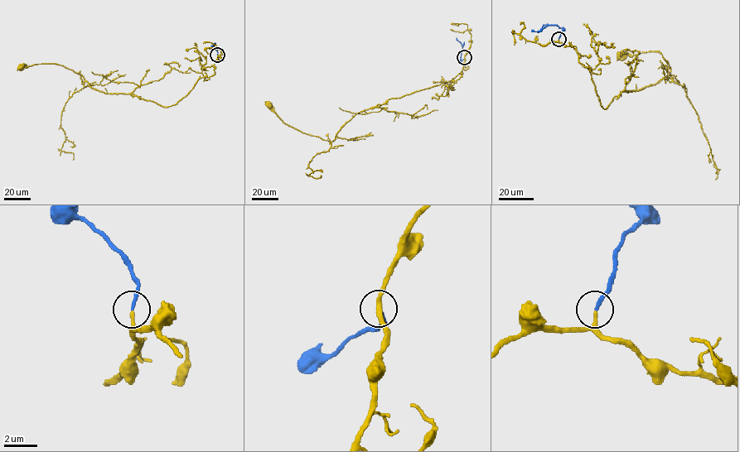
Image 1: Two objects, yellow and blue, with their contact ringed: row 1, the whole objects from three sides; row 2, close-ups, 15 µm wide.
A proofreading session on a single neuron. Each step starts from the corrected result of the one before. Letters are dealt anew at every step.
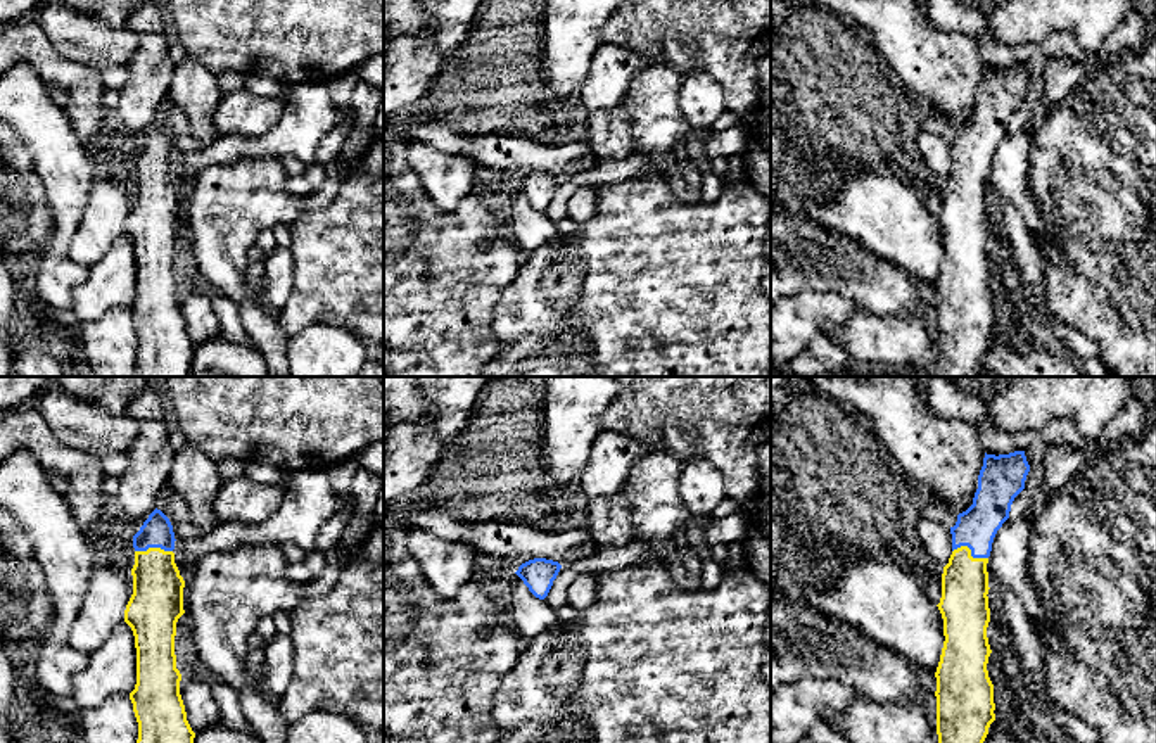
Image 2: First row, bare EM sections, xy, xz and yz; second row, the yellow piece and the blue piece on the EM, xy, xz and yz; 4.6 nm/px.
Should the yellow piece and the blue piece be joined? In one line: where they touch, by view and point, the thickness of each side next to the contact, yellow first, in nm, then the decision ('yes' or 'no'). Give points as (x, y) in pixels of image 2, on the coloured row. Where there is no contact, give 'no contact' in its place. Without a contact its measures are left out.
yz (970, 552) | 220/190 nm | yes

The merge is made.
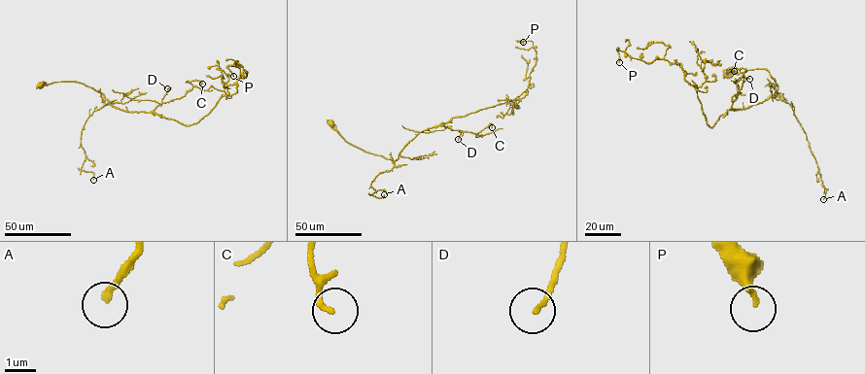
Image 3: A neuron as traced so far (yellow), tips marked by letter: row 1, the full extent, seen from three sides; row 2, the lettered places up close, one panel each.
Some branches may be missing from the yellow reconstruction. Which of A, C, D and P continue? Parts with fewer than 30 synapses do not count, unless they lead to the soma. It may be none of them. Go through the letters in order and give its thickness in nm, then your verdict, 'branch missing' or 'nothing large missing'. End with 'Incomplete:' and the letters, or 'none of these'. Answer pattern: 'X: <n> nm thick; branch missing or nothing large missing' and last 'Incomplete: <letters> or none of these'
A: 220 nm thick; branch missing
C: 190 nm thick; nothing large missing
D: 160 nm thick; nothing large missing
P: 240 nm thick; nothing large missing
Incomplete: A

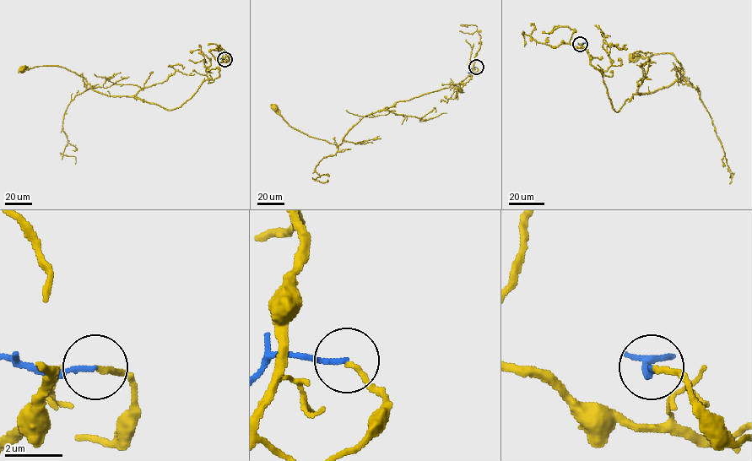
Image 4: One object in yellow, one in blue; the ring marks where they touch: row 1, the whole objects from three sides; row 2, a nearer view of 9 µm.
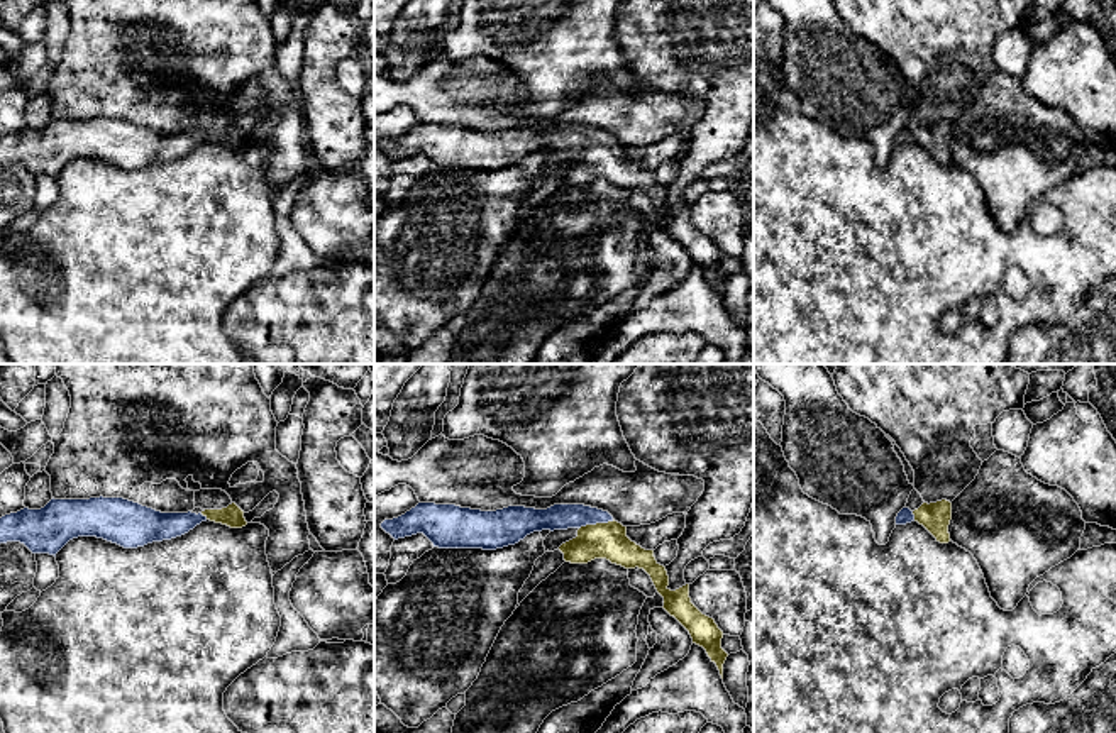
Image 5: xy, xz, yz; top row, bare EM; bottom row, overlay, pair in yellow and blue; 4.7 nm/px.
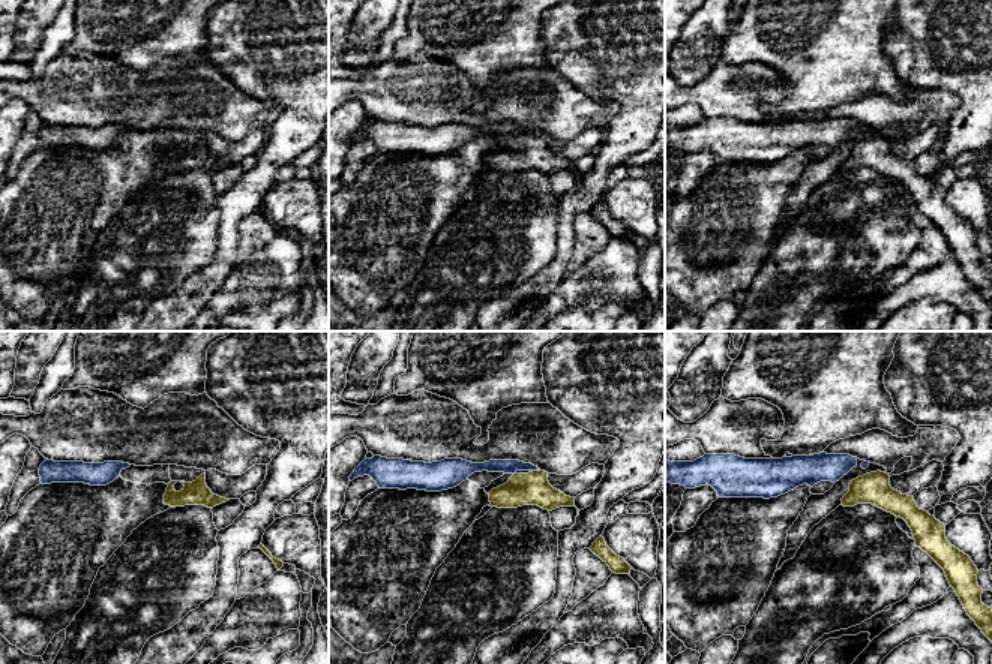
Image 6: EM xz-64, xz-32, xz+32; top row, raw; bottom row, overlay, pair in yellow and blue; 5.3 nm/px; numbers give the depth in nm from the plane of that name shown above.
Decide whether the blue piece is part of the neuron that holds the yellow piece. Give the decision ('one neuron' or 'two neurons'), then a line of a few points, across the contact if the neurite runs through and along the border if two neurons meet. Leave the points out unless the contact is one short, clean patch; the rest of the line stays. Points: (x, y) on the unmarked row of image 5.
one neuron; line xz (608, 161), (596, 144), (583, 137), (559, 137)

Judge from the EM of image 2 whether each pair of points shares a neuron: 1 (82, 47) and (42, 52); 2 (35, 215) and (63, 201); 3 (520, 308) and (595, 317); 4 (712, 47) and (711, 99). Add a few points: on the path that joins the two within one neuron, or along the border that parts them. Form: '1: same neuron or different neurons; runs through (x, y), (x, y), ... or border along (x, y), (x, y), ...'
1: different neurons; border along (37, 18), (45, 38), (59, 54), (92, 68)
2: different neurons; border along (33, 170), (52, 216), (52, 237), (44, 247)
3: same neuron; runs through (539, 318), (576, 320)
4: different neurons; border along (685, 76), (709, 75), (723, 92), (724, 107)

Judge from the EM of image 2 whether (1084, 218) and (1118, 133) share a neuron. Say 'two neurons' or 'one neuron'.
one neuron

